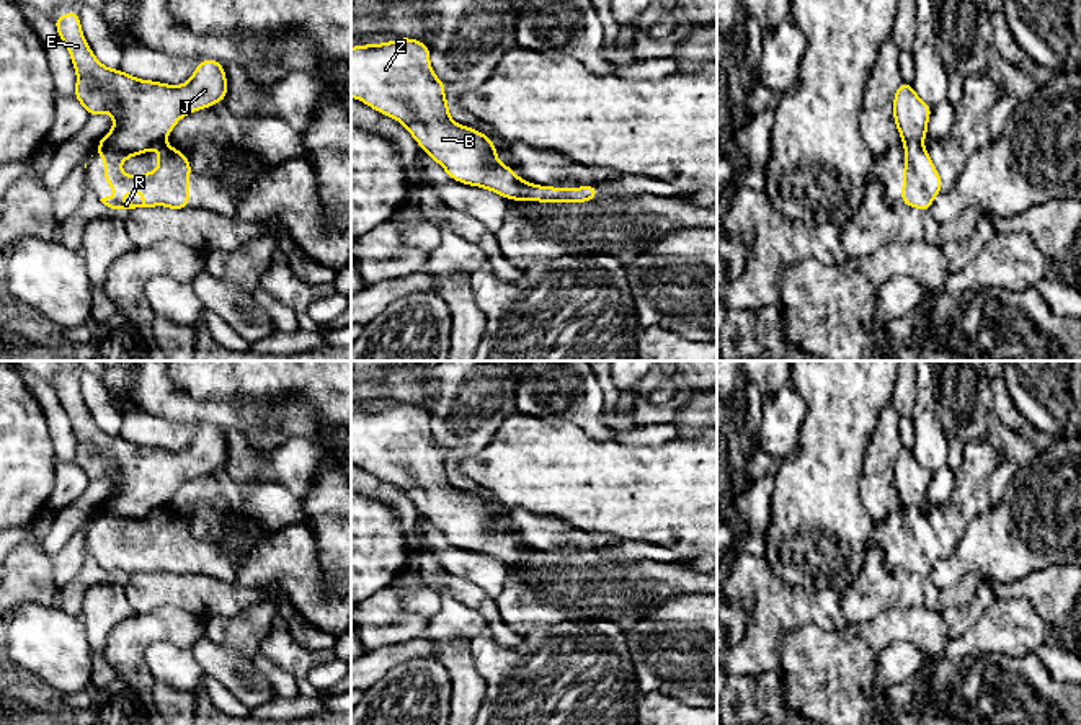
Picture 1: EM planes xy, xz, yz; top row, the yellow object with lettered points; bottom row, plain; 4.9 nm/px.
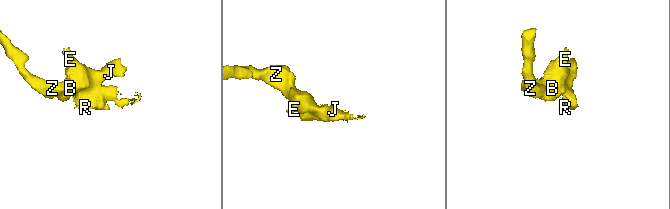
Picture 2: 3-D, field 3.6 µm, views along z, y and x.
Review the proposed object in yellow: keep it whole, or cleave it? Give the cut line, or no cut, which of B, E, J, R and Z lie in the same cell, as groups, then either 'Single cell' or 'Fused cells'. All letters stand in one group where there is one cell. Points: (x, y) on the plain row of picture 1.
Split along xy (162, 505), (139, 516), (100, 515). Groups: B E J Z / R. Fused cells

